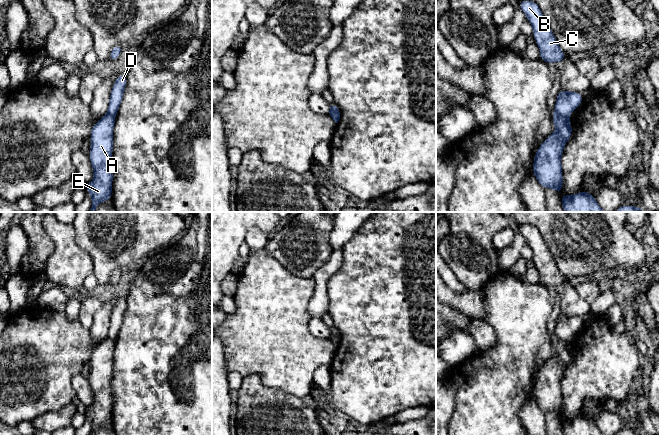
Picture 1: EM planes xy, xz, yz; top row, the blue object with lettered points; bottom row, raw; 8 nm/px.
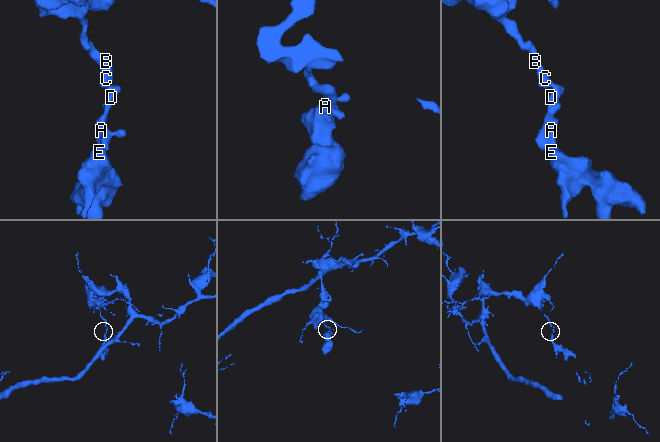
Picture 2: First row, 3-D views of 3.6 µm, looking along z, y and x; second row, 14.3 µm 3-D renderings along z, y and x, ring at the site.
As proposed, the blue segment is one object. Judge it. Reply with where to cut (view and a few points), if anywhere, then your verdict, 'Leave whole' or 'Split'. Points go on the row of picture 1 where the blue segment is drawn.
Split along yz (555, 111), (567, 118). Split

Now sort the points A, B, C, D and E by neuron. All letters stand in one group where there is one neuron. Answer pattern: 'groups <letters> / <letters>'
groups A E / B C D

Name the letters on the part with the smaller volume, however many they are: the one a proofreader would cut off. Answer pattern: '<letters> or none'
A, E

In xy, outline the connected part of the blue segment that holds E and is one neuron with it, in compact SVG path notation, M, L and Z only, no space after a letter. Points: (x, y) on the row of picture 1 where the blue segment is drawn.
M104 115L91 129L91 147L89 159L93 168L94 178L87 184L85 192L89 192L92 199L88 212L96 212L96 206L100 202L112 199L112 164L113 153L113 128L115 117Z

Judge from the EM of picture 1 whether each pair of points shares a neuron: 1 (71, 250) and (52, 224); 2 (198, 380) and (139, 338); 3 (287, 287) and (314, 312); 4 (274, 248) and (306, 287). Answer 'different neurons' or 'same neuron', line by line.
1: same neuron
2: same neuron
3: different neurons
4: different neurons

